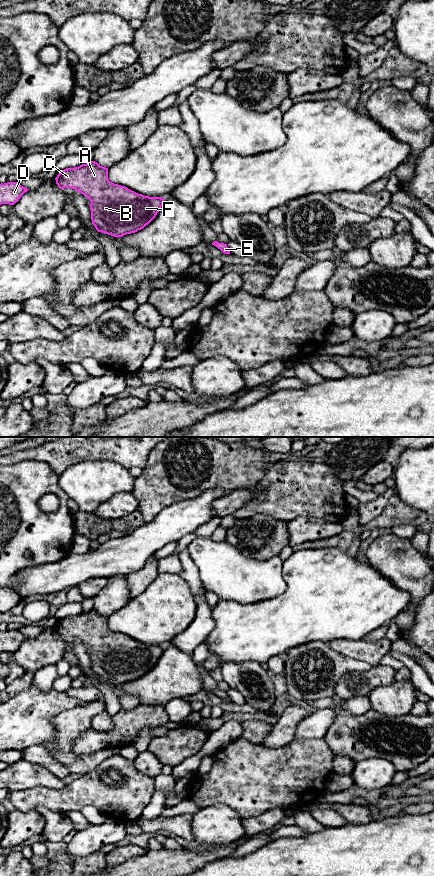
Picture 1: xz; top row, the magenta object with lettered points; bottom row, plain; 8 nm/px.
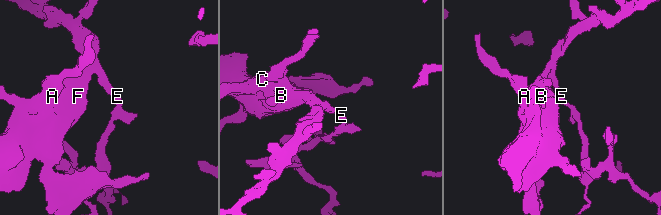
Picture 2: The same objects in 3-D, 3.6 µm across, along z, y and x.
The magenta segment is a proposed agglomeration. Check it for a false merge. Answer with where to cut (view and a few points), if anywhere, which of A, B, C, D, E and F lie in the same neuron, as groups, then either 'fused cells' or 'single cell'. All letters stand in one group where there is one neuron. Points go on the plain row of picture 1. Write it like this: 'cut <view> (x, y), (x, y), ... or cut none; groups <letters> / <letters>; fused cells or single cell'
cut none; groups A B C D E F; single cell

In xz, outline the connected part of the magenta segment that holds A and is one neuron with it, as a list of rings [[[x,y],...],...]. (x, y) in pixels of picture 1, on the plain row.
[[[95,609],[59,619],[55,628],[60,637],[72,636],[86,644],[91,649],[91,668],[96,678],[117,686],[143,677],[156,665],[164,651],[164,646],[144,644],[110,630],[108,616]]]

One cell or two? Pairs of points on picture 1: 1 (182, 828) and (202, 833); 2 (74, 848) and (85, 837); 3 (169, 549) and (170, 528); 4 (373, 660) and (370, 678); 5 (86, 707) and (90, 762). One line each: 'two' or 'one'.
1: two
2: one
3: two
4: two
5: one

